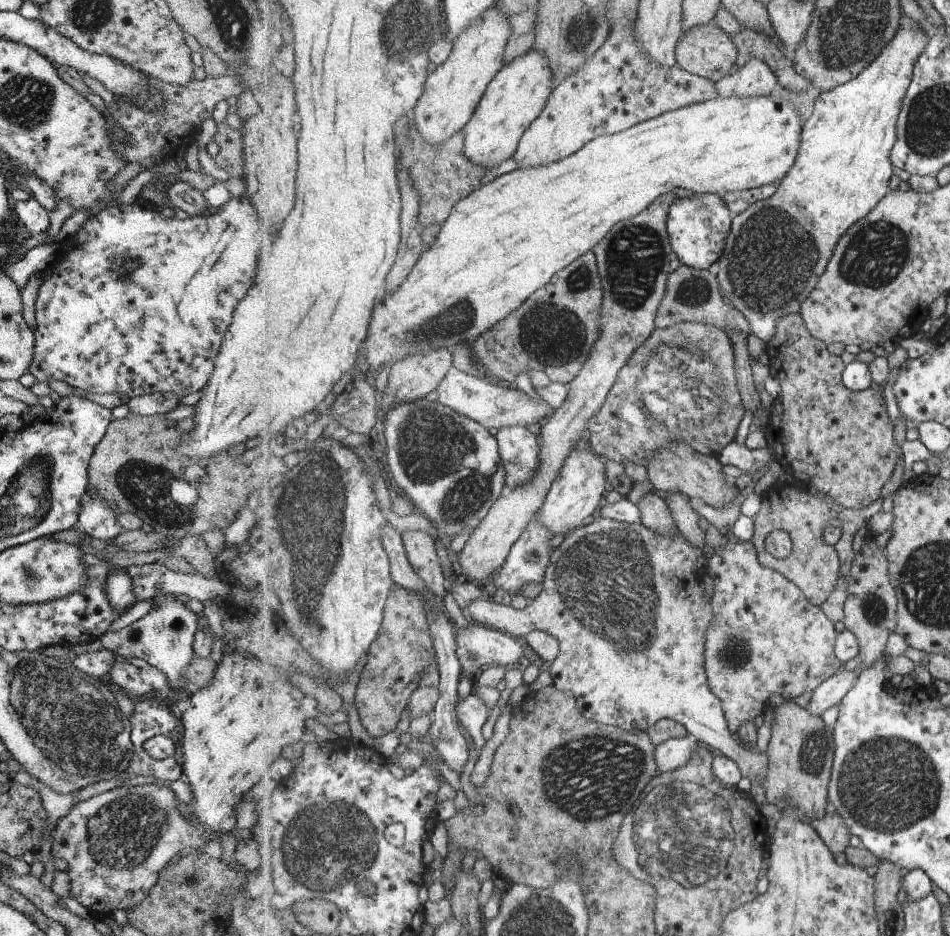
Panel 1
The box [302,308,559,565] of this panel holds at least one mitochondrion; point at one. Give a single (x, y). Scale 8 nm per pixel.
(466, 488)

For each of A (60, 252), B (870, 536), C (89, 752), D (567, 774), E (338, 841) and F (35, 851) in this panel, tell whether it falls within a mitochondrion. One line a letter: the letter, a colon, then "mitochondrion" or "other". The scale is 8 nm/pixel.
A: other
B: other
C: mitochondrion
D: mitochondrion
E: mitochondrion
F: other

